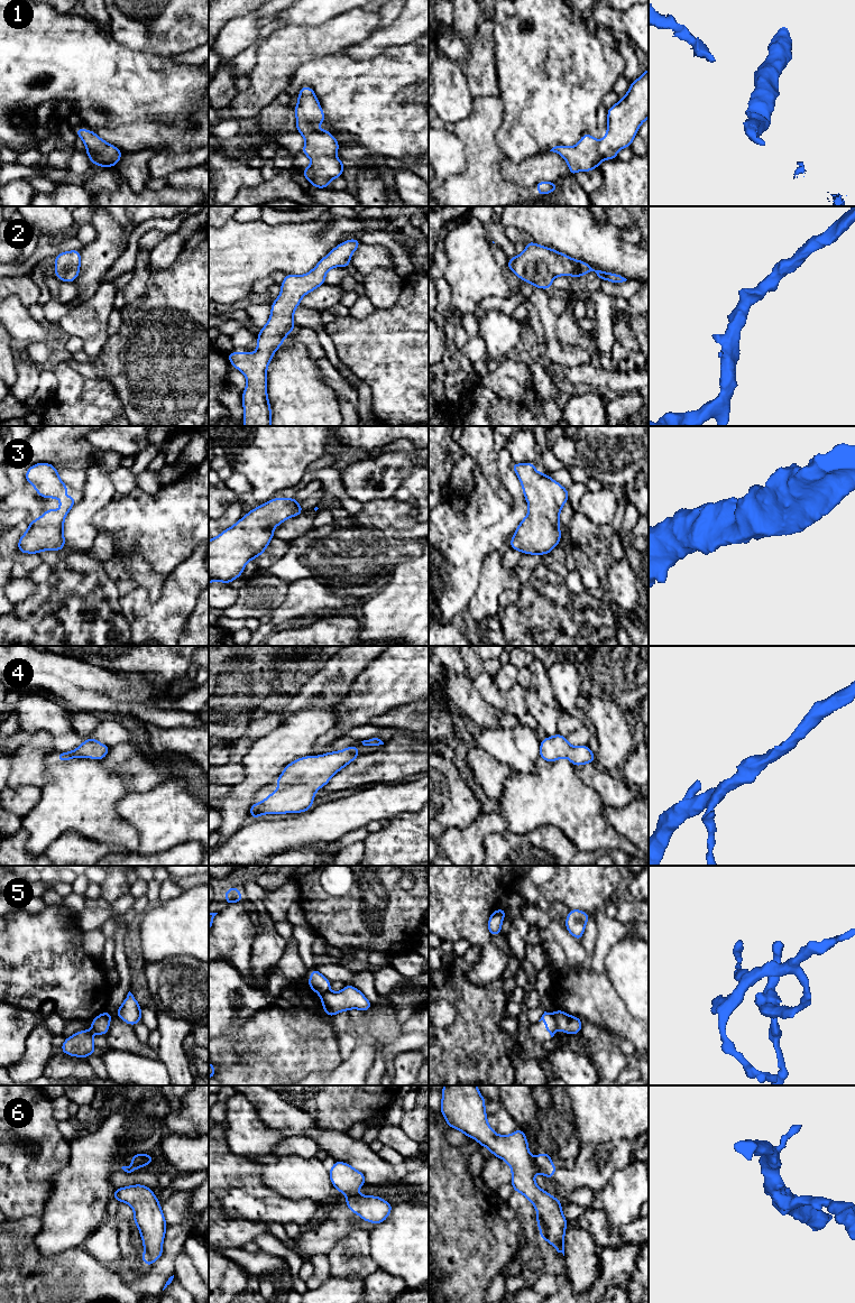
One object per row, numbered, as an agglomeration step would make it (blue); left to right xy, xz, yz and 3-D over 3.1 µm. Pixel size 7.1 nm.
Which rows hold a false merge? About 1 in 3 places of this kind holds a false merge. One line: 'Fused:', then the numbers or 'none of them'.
Fused: 5, 6

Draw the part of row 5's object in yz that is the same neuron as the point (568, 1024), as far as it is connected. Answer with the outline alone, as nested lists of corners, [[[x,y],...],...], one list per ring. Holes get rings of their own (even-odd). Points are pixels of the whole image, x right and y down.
[[[560,1009],[554,1011],[554,1019],[558,1028],[570,1035],[579,1034],[582,1027],[582,1019],[570,1016],[568,1013],[564,1013]]]

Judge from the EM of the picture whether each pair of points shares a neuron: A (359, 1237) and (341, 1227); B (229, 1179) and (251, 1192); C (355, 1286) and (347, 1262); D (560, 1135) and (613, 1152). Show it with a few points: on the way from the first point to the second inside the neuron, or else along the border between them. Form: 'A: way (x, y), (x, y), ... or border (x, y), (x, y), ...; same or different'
A: border (352, 1226), (330, 1249); different
B: way (235, 1182), (246, 1192); same
C: border (330, 1275), (360, 1276), (362, 1278); different
D: border (580, 1148), (577, 1156); different

